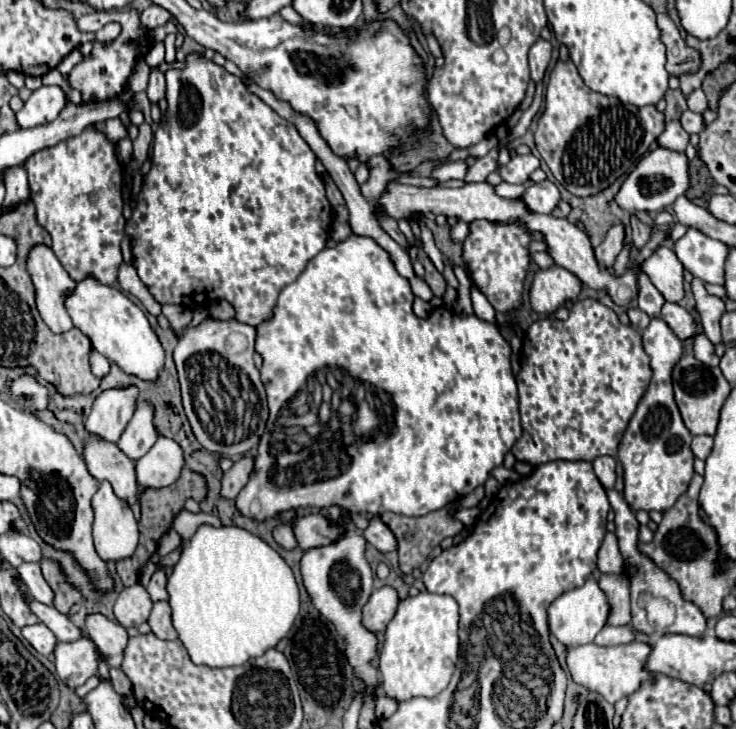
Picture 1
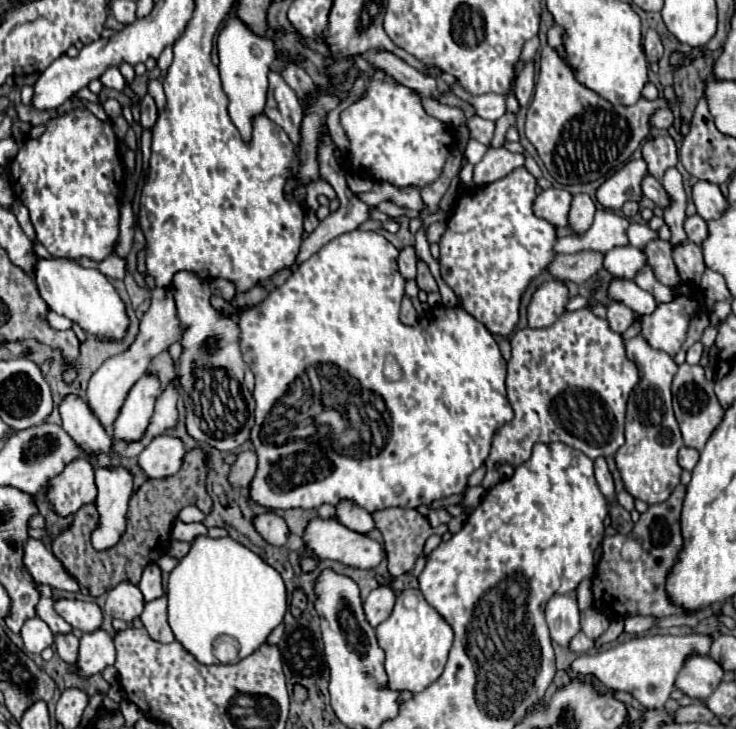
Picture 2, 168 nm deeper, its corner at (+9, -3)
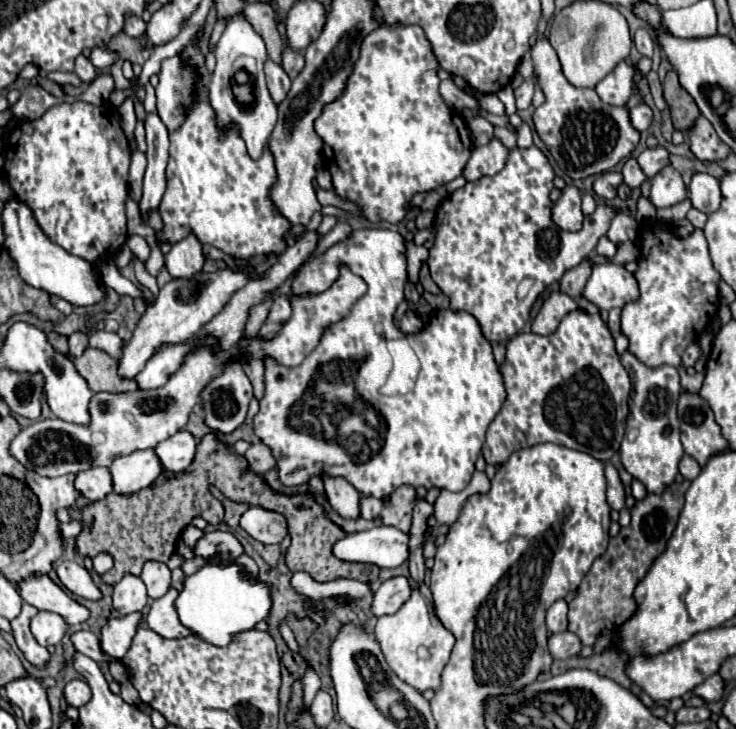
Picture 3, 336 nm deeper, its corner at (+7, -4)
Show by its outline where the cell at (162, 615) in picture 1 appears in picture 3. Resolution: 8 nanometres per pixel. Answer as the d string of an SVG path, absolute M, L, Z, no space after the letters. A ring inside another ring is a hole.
M170 588L162 598L152 602L150 612L146 616L148 626L164 638L182 638L190 634L190 630L180 622L176 606L174 606L178 594L180 592L176 588Z

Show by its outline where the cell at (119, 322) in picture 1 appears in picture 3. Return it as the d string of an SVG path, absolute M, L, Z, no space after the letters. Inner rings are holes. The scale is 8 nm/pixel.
M10 198L8 202L4 202L2 226L6 236L4 246L10 252L12 260L16 262L20 276L28 284L32 284L34 288L44 288L48 294L56 294L74 306L90 306L104 298L104 286L100 284L94 266L84 258L64 252L64 248L54 244L42 232L42 228L34 218L34 212L24 202L20 202L18 198Z

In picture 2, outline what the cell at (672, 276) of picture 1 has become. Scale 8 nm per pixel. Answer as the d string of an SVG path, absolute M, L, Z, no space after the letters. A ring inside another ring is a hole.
M632 245L614 247L604 255L604 269L620 279L634 279L646 265L648 265L648 257L644 249Z

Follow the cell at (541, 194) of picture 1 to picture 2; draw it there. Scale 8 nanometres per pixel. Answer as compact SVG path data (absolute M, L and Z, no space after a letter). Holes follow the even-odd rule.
M544 189L542 193L538 193L538 197L534 199L532 211L536 217L546 219L548 223L552 223L554 227L566 227L566 215L570 209L570 199L572 195L564 189Z

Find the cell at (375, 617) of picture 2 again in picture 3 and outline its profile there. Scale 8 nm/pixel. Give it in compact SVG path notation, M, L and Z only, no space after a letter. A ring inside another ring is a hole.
M394 576L382 582L382 586L374 594L372 602L372 612L374 616L384 616L384 614L394 614L408 598L410 598L410 584L406 576Z

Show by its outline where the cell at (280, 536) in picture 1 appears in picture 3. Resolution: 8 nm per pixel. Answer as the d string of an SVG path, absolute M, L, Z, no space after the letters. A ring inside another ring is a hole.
M250 506L240 518L240 526L262 544L280 544L288 534L286 518L260 506Z

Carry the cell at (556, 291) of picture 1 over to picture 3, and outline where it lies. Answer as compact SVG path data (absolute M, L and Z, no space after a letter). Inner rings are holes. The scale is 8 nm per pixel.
M552 292L550 298L542 304L538 316L534 318L532 332L540 334L540 336L552 334L558 328L560 320L576 308L578 308L578 304L574 298L570 298L568 294L562 294L562 292Z

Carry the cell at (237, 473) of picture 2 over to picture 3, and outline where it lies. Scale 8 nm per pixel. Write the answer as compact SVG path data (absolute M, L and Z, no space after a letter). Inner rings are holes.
M264 442L252 444L244 456L248 458L250 468L258 474L264 474L264 472L268 472L270 468L276 466L276 458L272 456L272 450Z

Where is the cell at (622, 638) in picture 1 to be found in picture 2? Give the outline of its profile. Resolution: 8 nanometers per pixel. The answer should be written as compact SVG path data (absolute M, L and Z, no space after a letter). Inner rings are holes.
M580 631L580 633L570 641L570 649L572 649L574 653L578 653L578 655L590 653L590 651L594 651L594 639L586 637L586 635Z

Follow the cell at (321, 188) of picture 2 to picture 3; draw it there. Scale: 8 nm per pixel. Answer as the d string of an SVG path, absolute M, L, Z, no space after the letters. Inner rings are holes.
M413 241L406 242L406 259L407 259L407 273L408 278L413 282L422 295L424 293L424 288L419 283L419 272L423 263L428 258L429 251L423 245L416 245Z

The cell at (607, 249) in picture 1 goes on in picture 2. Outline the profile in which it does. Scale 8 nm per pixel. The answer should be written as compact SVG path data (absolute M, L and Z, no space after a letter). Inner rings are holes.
M578 251L574 255L556 255L550 265L548 273L560 281L574 281L586 283L604 267L604 255L600 251Z

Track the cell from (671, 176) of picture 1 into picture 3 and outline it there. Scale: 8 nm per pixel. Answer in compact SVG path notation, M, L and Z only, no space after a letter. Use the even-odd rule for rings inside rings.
M604 172L604 174L600 174L600 176L594 180L592 190L594 190L598 196L602 196L602 198L612 200L612 198L616 198L616 188L618 188L620 182L622 182L620 172Z

